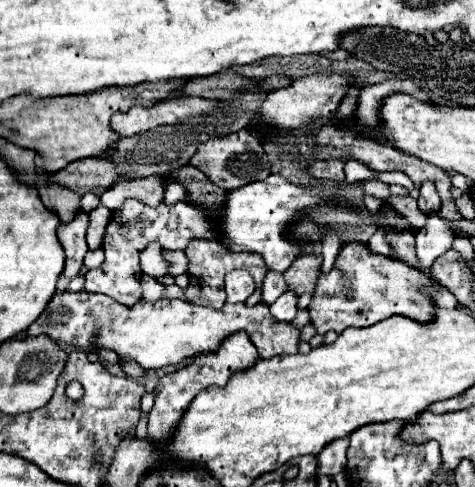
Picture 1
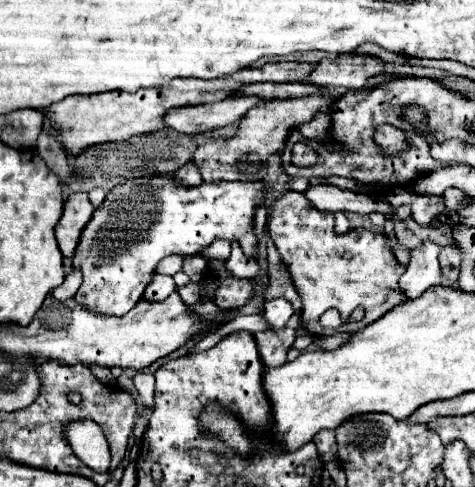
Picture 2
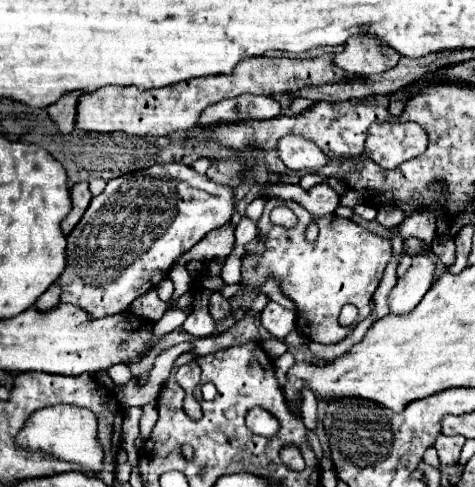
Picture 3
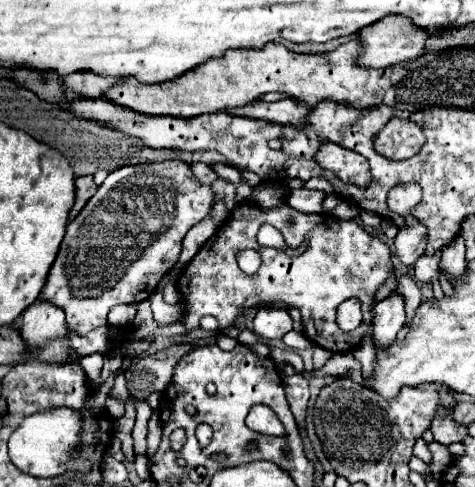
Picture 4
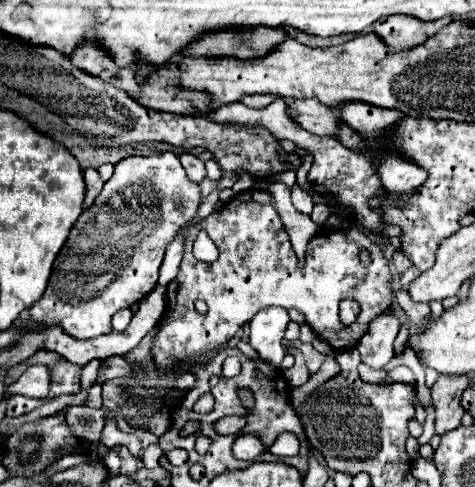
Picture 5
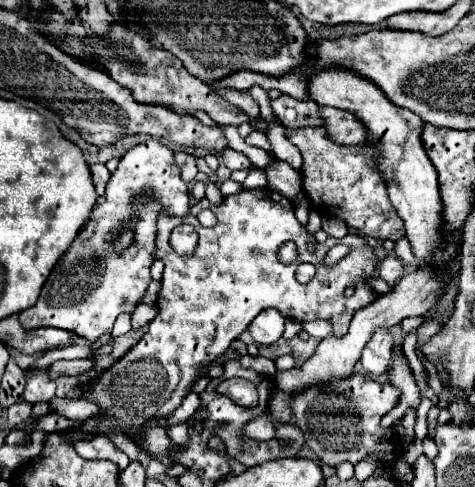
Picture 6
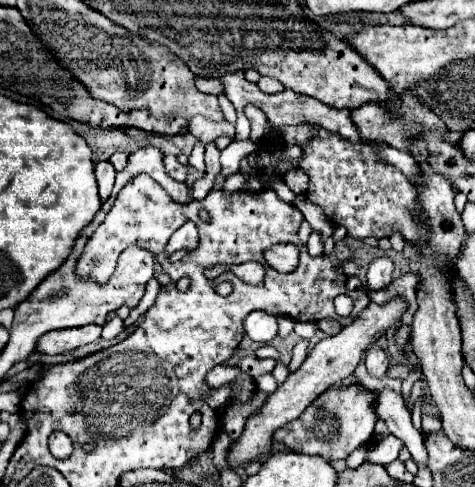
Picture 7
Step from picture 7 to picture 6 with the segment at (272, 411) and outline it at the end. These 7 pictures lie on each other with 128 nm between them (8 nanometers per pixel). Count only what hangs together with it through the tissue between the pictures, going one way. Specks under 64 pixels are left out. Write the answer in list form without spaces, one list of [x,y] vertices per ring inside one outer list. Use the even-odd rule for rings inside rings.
[[[416,270],[408,276],[404,276],[392,292],[388,294],[380,294],[372,304],[360,308],[350,324],[350,330],[344,336],[328,336],[324,338],[316,352],[304,362],[304,366],[300,368],[290,368],[286,372],[278,372],[276,374],[276,386],[288,396],[294,398],[298,394],[302,394],[304,390],[308,390],[310,386],[318,386],[318,384],[326,384],[332,380],[344,380],[348,376],[354,374],[354,366],[360,360],[362,348],[366,346],[366,342],[372,338],[372,334],[376,330],[388,330],[396,324],[400,324],[404,318],[410,316],[422,316],[424,312],[428,312],[432,308],[432,300],[436,300],[436,284],[432,284],[432,280],[428,280],[428,276],[424,276],[424,272]]]

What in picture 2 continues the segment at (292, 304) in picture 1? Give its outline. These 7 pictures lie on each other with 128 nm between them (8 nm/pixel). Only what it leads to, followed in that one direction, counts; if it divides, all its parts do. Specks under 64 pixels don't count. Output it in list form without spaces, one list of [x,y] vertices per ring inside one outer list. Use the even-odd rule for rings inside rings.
[[[284,298],[268,300],[268,302],[264,304],[264,318],[270,322],[270,326],[272,326],[274,330],[284,328],[292,314],[294,314],[294,308],[292,308],[290,302],[284,300]]]

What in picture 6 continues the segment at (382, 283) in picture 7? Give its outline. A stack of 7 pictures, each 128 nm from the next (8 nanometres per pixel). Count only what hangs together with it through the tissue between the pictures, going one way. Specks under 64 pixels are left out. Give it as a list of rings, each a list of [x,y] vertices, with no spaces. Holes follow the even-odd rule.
[[[386,256],[378,264],[378,278],[388,282],[390,286],[394,286],[402,278],[402,262],[396,256]]]

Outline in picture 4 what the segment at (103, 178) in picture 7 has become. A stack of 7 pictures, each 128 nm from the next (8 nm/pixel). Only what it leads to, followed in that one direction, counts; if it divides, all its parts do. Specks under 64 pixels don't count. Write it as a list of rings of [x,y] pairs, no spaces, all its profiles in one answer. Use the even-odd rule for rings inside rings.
[[[80,176],[80,178],[76,178],[76,204],[70,210],[70,218],[76,218],[78,216],[78,212],[96,194],[96,190],[98,190],[98,186],[94,184],[92,176]]]

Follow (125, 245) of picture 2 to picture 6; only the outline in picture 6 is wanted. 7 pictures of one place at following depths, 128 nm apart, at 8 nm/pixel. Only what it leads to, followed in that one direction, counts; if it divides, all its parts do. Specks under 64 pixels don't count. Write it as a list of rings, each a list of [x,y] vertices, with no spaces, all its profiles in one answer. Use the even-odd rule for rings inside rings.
[[[146,140],[120,158],[120,164],[106,188],[106,202],[94,208],[90,220],[80,230],[78,240],[54,266],[46,284],[42,286],[38,302],[18,314],[22,328],[62,328],[90,342],[98,340],[106,332],[112,332],[118,314],[132,312],[142,302],[146,288],[152,282],[150,266],[154,256],[150,256],[150,252],[160,205],[172,216],[184,216],[190,208],[190,192],[180,178],[172,150],[158,140]],[[138,193],[152,194],[156,200],[144,202],[142,220],[136,226],[136,248],[128,248],[120,256],[108,256],[108,250],[104,248],[104,244],[108,244],[106,236],[118,228],[120,220],[128,218],[128,200]]]

